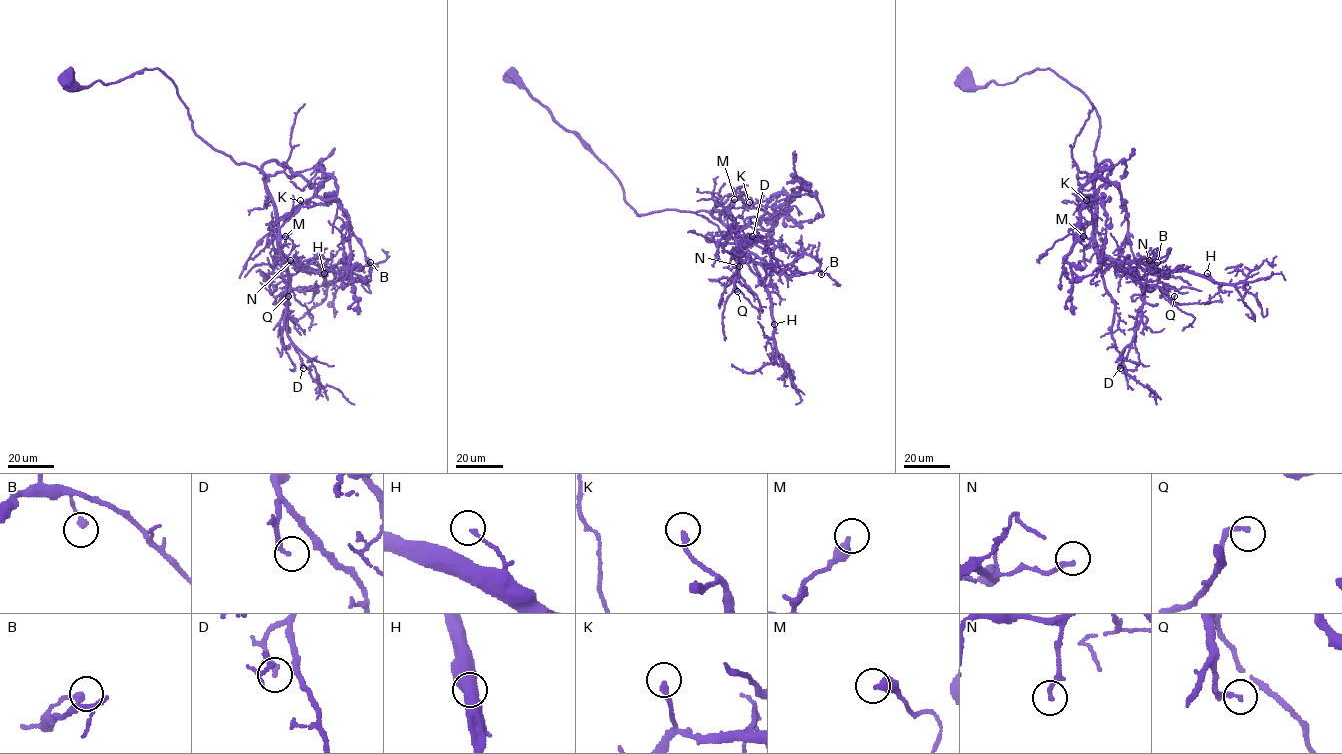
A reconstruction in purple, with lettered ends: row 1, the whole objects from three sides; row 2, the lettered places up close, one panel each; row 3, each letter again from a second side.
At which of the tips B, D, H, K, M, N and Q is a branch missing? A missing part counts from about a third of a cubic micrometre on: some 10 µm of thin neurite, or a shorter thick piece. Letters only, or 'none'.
K

